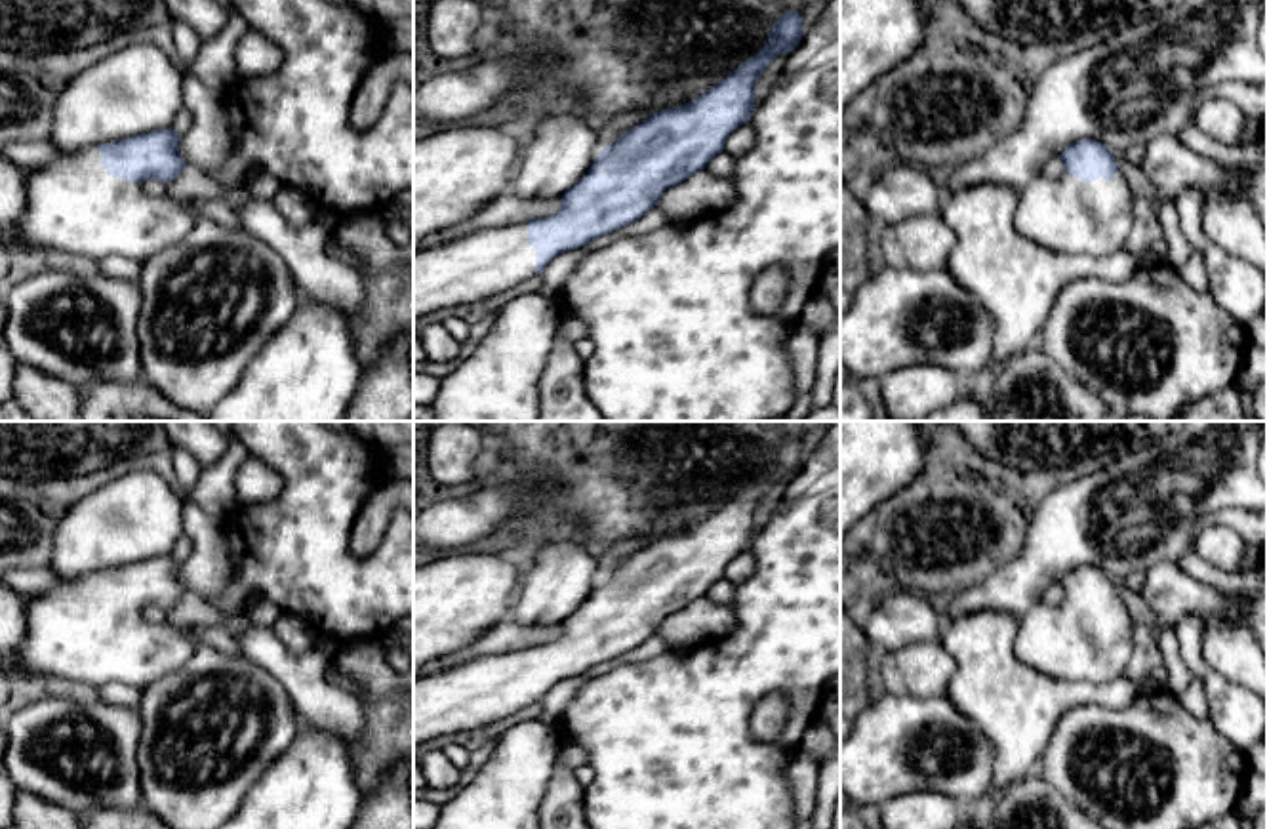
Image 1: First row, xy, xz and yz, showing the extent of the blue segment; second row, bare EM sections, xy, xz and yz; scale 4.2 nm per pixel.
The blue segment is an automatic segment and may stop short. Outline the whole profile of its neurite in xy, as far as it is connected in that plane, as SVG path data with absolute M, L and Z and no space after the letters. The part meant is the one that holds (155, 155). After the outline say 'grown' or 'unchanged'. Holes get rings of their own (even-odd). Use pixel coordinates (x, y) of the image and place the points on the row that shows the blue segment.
M166 128L80 152L63 152L44 166L30 168L25 212L0 225L0 246L21 259L34 250L53 250L95 261L124 255L141 263L177 244L200 221L187 206L191 198L177 200L166 192L152 196L141 183L168 183L189 166L179 154L179 139L179 133Z; grown

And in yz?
M1080 139L1059 158L1065 172L1057 179L1038 175L1019 189L1016 231L1057 253L1103 257L1124 250L1134 194L1111 149Z; grown

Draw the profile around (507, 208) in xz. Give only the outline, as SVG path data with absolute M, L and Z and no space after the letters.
M513 191L497 196L492 200L484 210L480 210L476 215L467 219L463 225L436 233L425 240L419 240L413 244L415 250L423 250L427 246L434 246L444 240L452 240L474 231L482 231L488 227L503 227L514 221L528 221L535 217L547 217L560 212L560 198L556 200L545 200L545 202L526 202L520 200Z

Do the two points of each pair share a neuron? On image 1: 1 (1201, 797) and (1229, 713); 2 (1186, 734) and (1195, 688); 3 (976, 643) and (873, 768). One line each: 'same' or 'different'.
1: different
2: different
3: different

